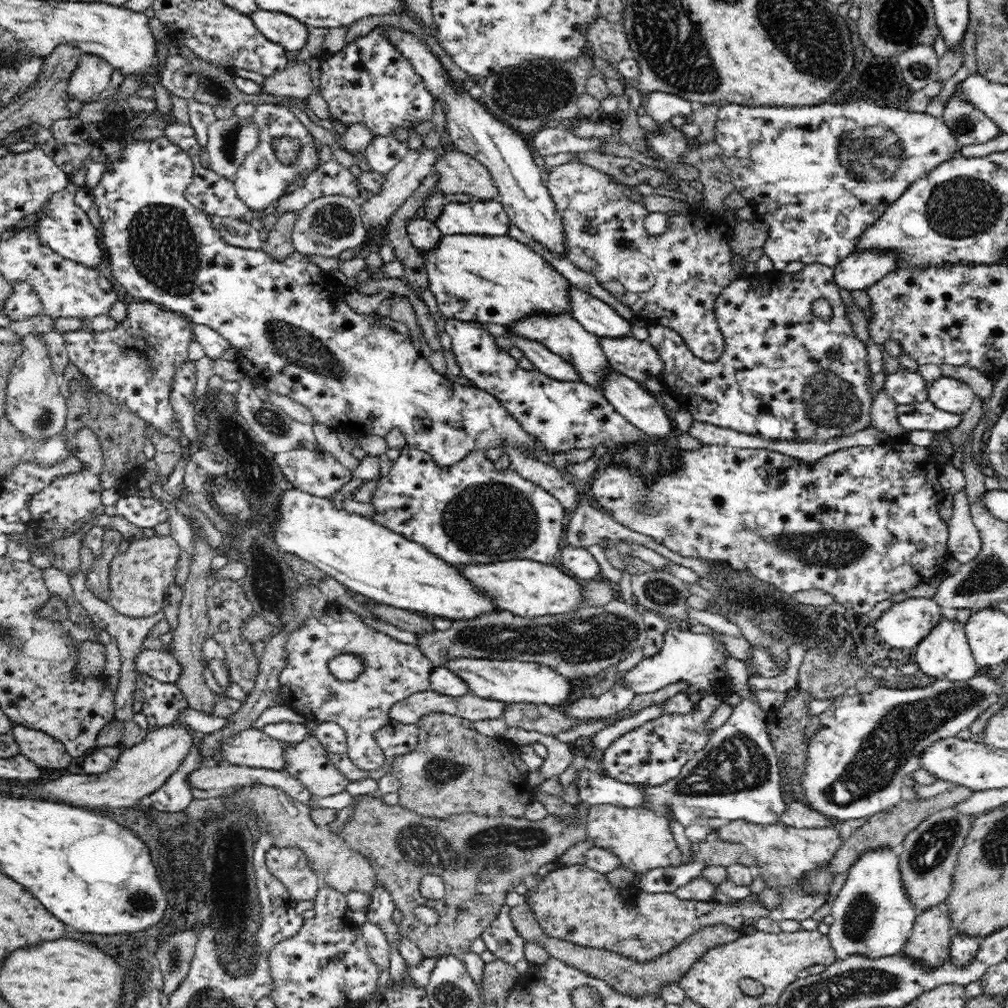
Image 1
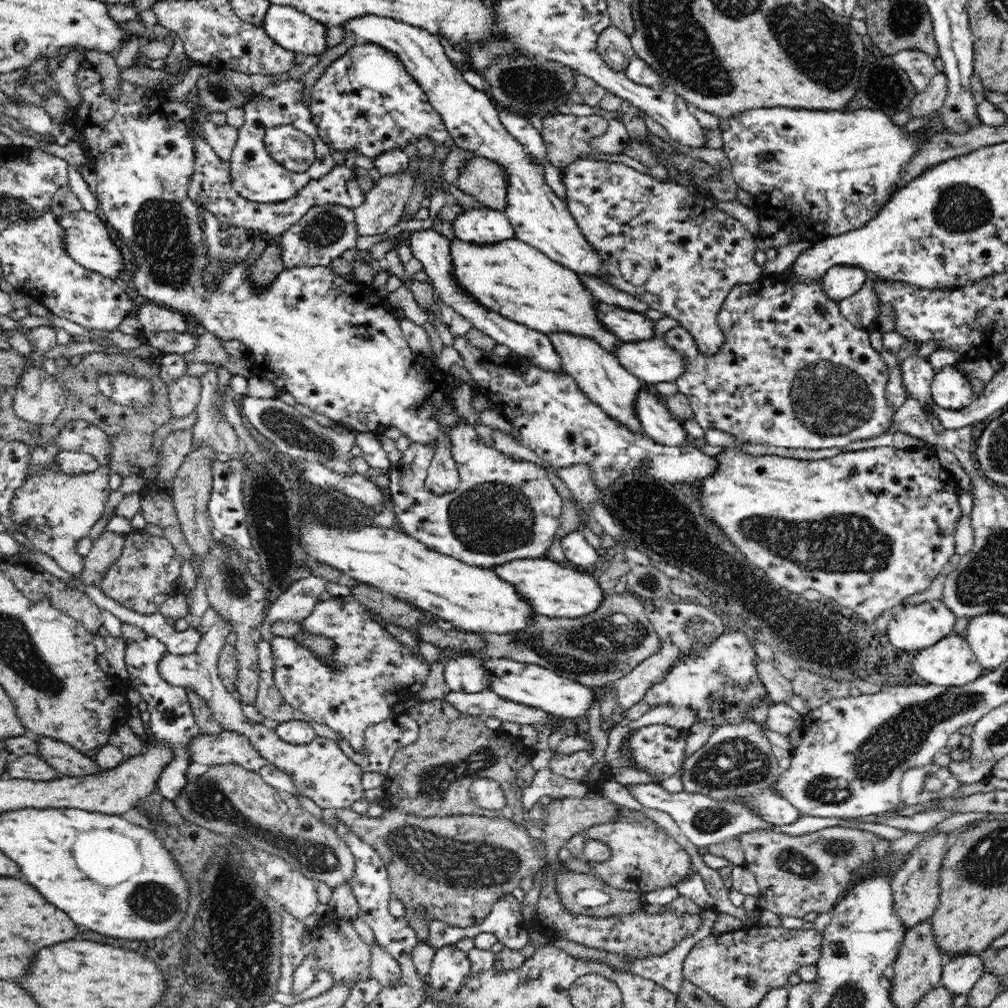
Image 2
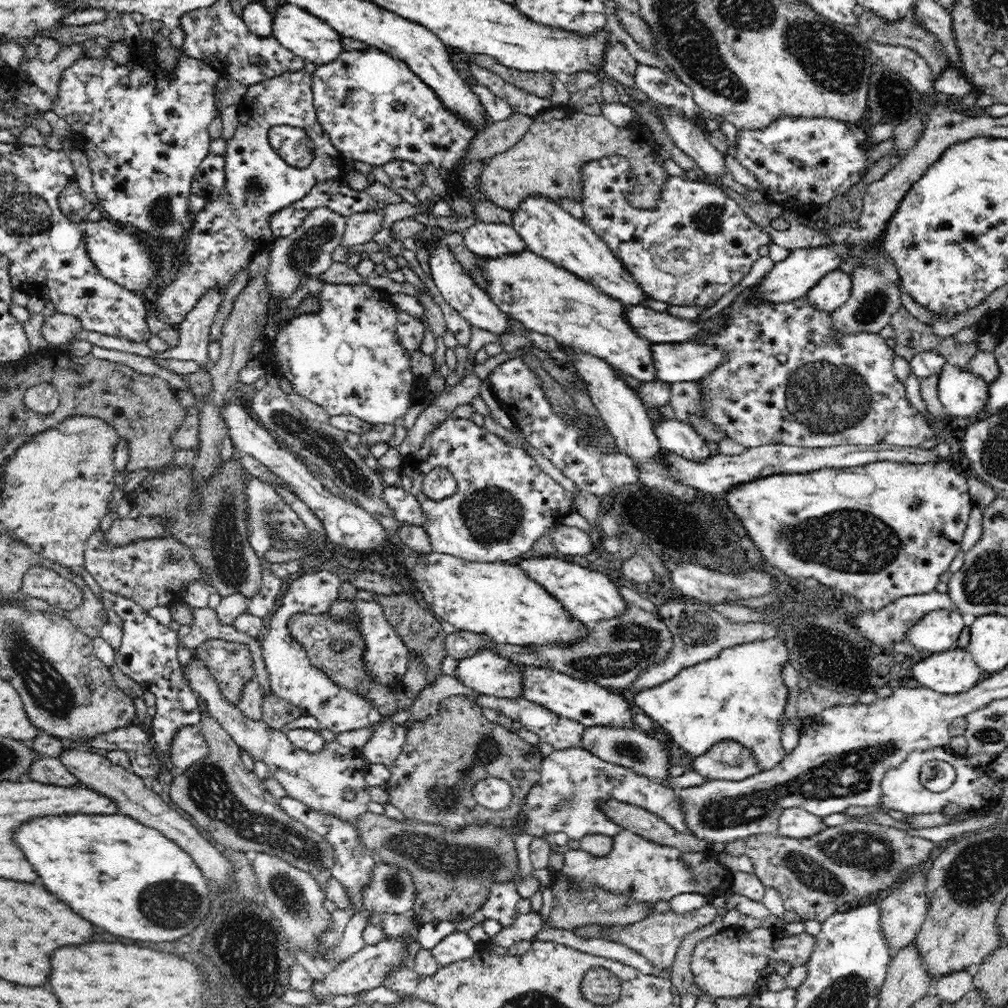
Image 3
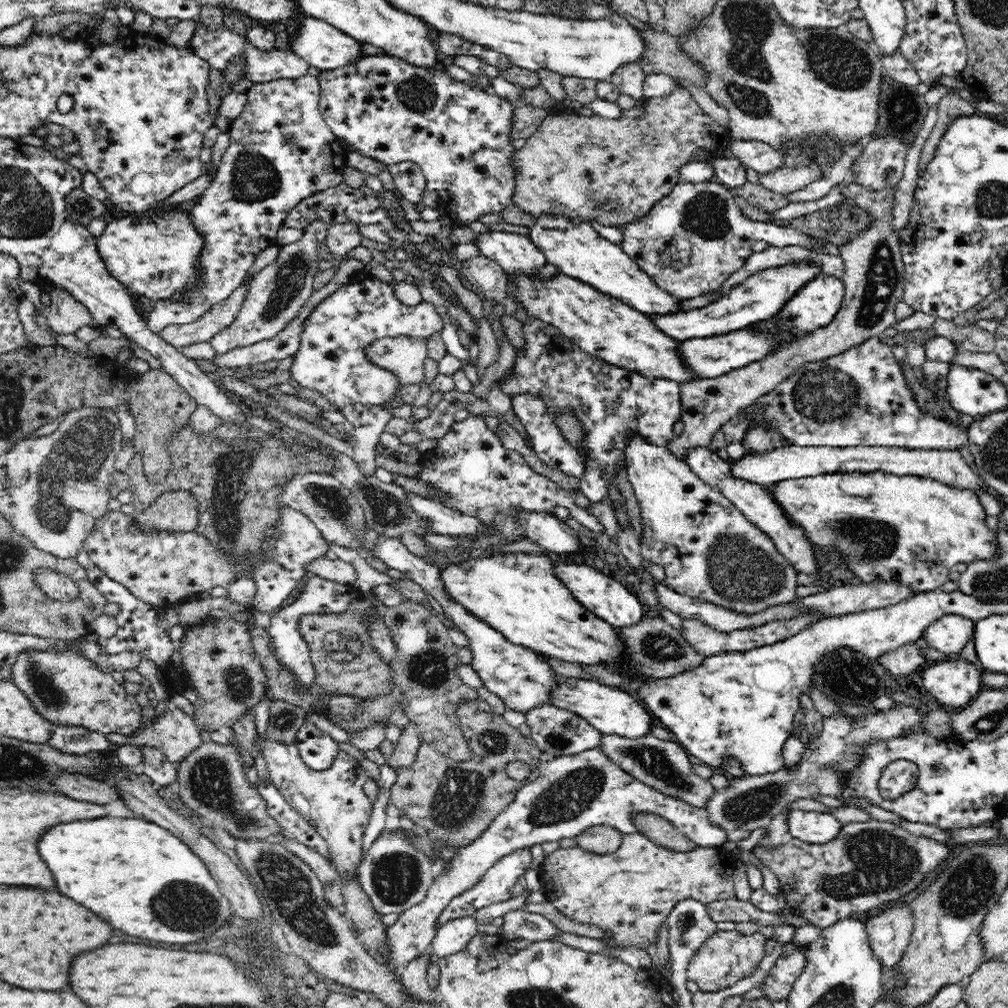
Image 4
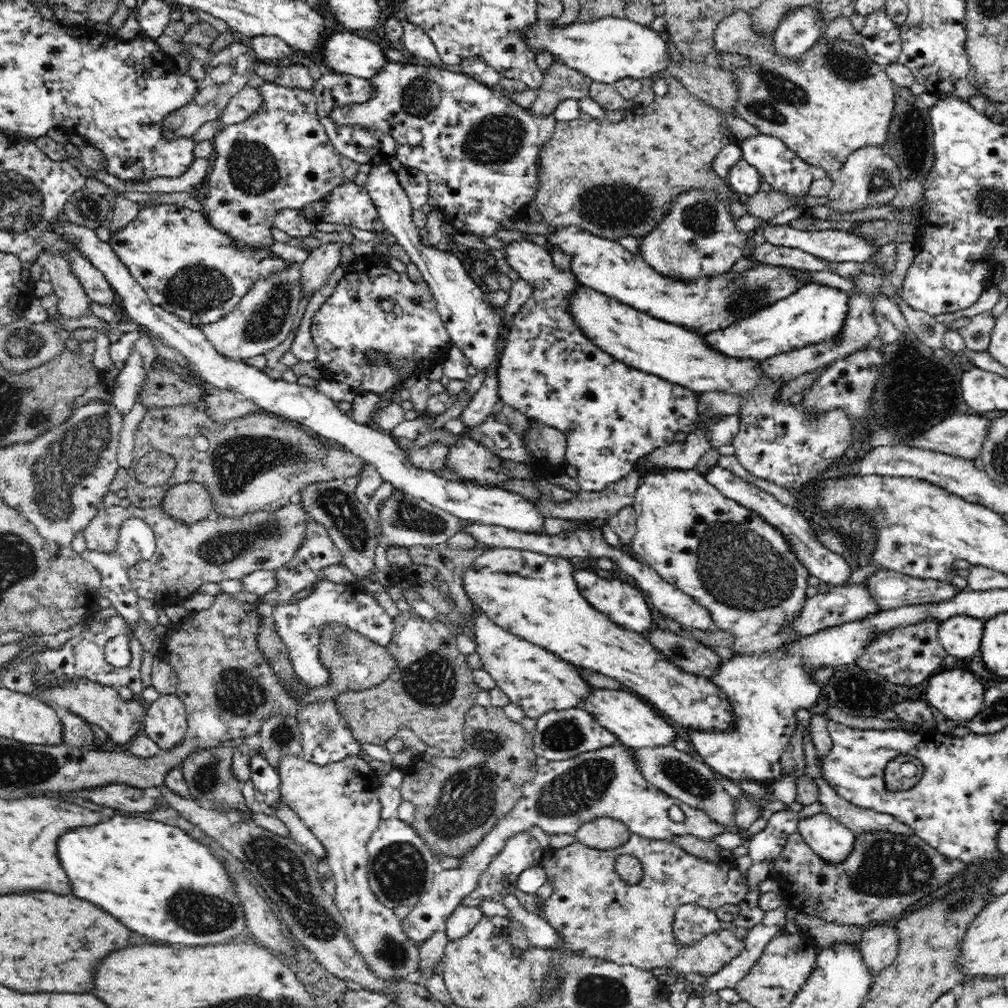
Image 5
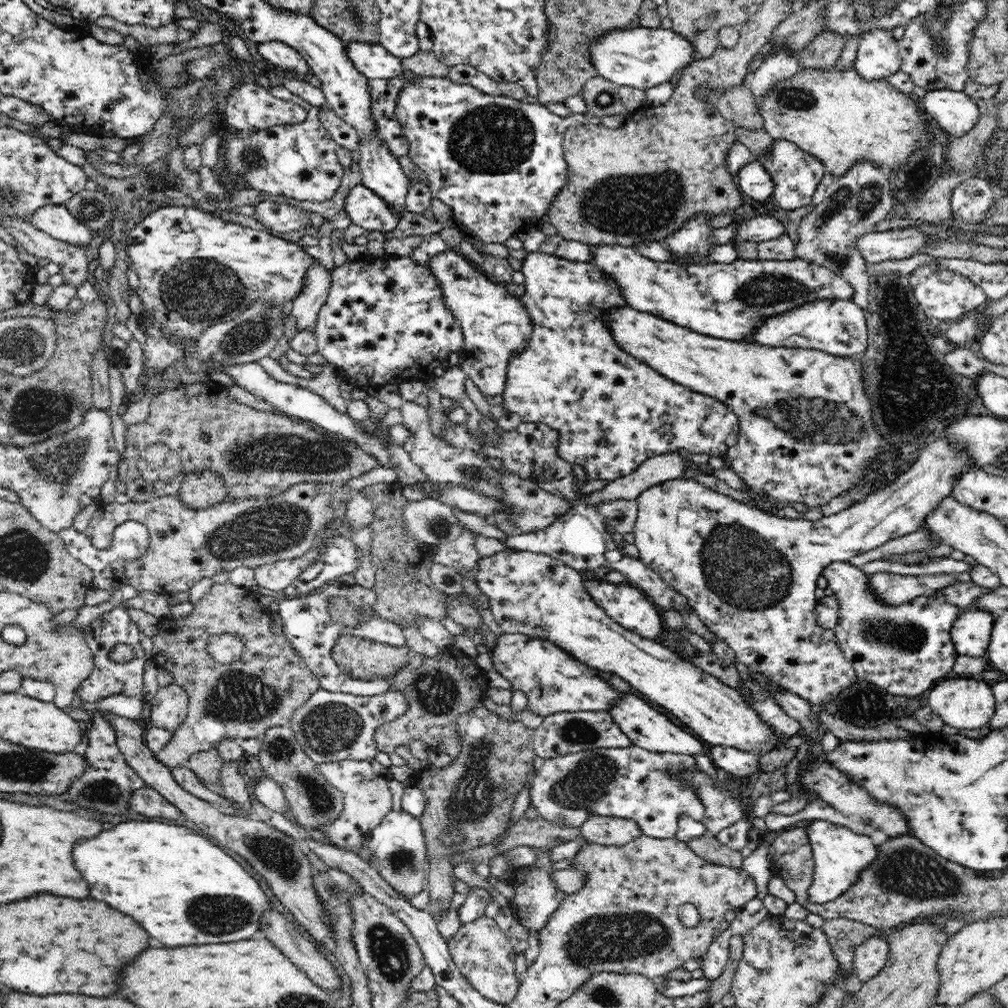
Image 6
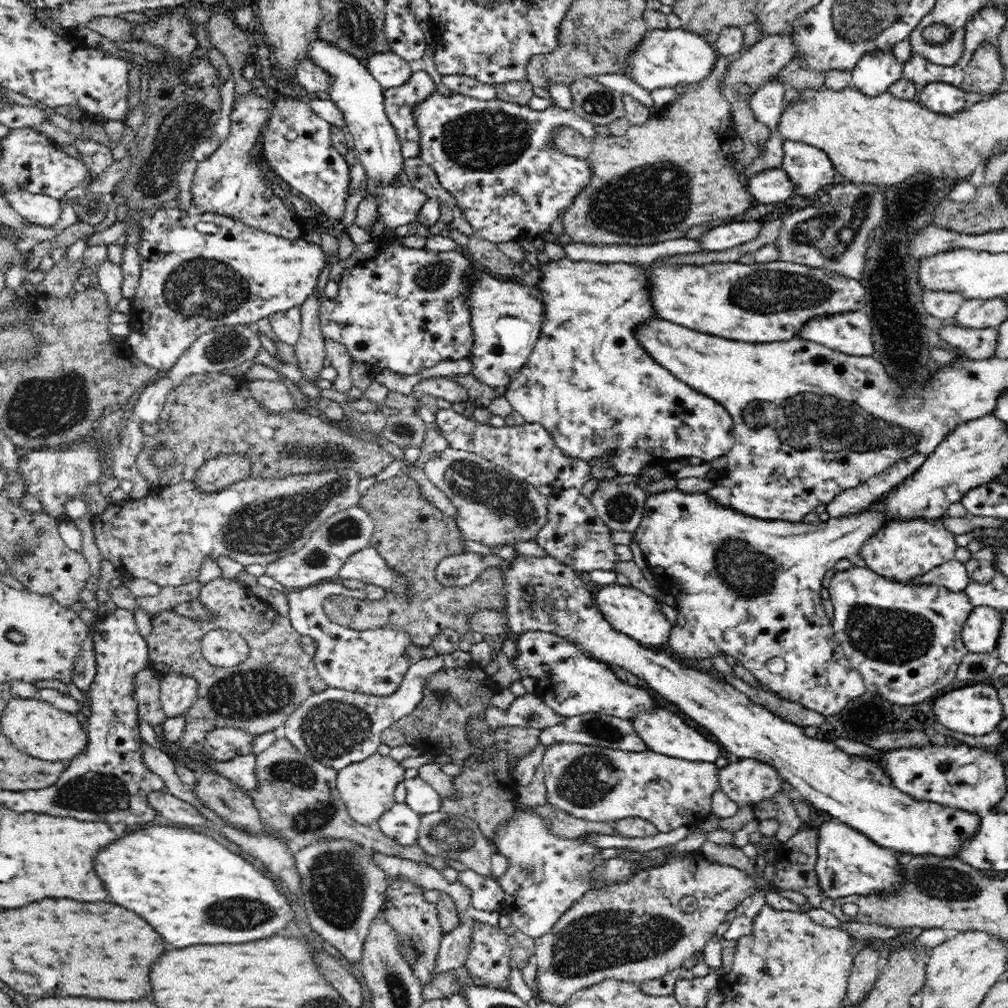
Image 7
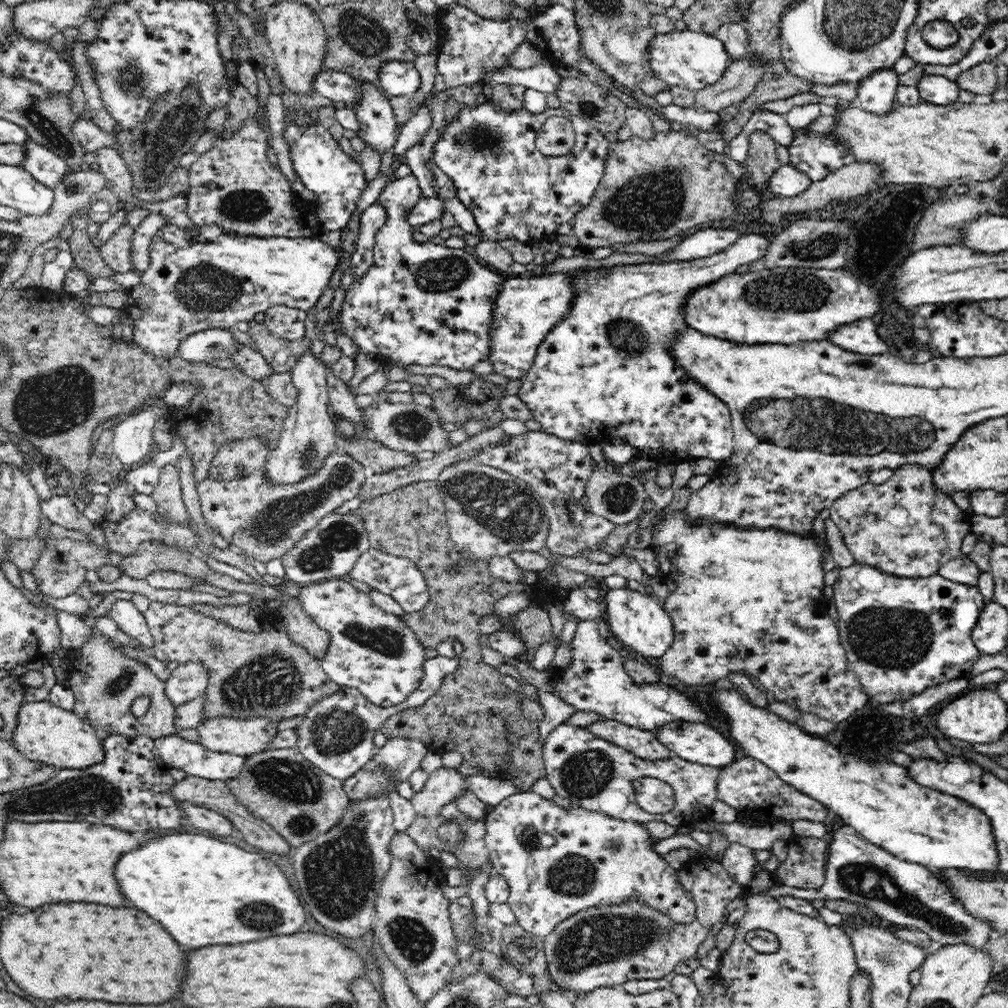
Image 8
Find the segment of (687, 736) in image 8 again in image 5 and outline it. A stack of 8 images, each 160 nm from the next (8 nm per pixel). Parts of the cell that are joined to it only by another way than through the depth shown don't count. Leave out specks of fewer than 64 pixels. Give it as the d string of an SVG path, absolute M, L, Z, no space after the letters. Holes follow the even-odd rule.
M594 689L589 692L588 699L578 706L587 709L604 728L617 736L618 744L626 747L644 748L655 746L674 746L674 740L683 738L679 730L673 728L663 714L659 713L648 702L626 689Z

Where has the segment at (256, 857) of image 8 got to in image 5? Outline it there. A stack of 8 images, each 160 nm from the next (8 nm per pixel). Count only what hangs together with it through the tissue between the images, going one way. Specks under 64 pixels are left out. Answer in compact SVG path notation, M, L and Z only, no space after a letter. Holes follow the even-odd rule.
M115 815L96 826L74 828L74 832L66 832L66 836L62 836L58 842L58 858L62 860L62 868L66 868L66 874L74 884L72 892L78 898L110 912L140 936L168 944L197 947L218 944L226 938L238 936L246 926L245 909L238 902L240 897L237 896L232 876L210 854L208 847L202 846L202 843L196 844L177 826L139 816Z

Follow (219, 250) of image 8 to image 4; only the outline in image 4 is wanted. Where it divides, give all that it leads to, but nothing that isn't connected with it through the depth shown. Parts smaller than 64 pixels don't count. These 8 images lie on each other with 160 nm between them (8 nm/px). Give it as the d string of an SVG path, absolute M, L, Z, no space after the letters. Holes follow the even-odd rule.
M166 212L166 214L158 214L158 216L154 216L154 218L120 218L116 219L116 222L109 222L101 236L97 237L97 249L99 255L102 257L102 261L105 262L106 268L109 270L109 273L114 276L116 280L119 280L131 294L141 294L141 296L145 296L146 298L152 299L154 302L160 299L169 299L170 297L175 297L178 293L189 289L194 283L201 282L201 274L197 276L197 270L194 266L197 265L198 257L200 254L200 250L202 250L204 244L204 239L202 235L194 228L193 218L190 216L186 216L184 212Z

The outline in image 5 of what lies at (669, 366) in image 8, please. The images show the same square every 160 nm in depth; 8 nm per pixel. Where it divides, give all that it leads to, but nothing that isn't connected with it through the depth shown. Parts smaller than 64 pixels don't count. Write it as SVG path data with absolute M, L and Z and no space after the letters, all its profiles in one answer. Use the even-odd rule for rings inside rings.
M512 241L511 243L506 243L503 248L506 262L518 272L519 278L523 278L532 284L532 286L535 287L535 291L531 293L531 298L522 304L519 312L514 316L514 319L510 324L505 346L500 352L500 368L497 368L499 400L508 404L508 406L512 406L512 408L519 410L522 414L526 415L530 421L538 421L557 428L559 431L562 431L562 434L566 435L567 446L565 460L568 465L576 467L576 480L582 490L585 490L586 492L598 492L598 490L602 490L609 484L620 480L637 465L637 462L642 457L646 457L657 448L669 447L670 445L675 444L674 434L680 430L690 435L692 432L696 431L698 427L706 427L706 438L710 439L710 446L720 448L721 446L728 446L731 444L735 439L735 436L739 433L739 424L741 422L738 416L734 416L733 413L727 413L726 416L705 417L705 409L701 408L701 399L696 392L680 386L679 384L671 383L669 380L664 380L662 377L654 374L631 368L629 365L610 356L608 352L602 350L581 331L580 325L576 323L576 320L573 320L574 316L570 313L569 300L570 298L573 298L573 292L576 291L578 287L582 286L572 269L560 270L556 268L553 263L553 258L551 257L552 253L547 251L544 246L534 244L530 241Z

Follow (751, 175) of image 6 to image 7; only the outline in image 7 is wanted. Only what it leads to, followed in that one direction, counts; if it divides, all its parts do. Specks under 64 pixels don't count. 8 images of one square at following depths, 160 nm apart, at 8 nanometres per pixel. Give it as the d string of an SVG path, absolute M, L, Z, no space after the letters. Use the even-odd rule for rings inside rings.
M781 168L764 170L759 174L754 174L750 179L744 179L747 191L752 198L762 204L774 204L788 200L795 195L790 177Z

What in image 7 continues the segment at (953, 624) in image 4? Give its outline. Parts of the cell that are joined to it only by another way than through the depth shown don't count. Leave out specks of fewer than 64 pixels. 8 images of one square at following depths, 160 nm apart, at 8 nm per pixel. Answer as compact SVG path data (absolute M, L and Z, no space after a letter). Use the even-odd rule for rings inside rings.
M975 606L961 632L968 653L988 654L996 651L1002 623L1002 613L998 609Z

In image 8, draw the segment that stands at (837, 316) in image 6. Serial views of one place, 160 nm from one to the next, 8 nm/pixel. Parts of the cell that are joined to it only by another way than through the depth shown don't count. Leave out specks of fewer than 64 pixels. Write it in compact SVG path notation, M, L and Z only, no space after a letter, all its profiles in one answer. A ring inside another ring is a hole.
M858 320L846 328L838 328L838 332L834 332L834 336L830 336L829 341L848 352L882 354L888 350L882 340L876 334L876 326L872 320Z

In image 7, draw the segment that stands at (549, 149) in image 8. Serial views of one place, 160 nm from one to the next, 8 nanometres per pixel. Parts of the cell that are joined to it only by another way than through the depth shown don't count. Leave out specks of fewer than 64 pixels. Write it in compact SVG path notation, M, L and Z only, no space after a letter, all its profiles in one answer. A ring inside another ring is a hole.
M718 55L718 62L714 66L714 72L710 76L706 76L706 79L701 83L691 84L686 86L686 94L677 96L676 100L669 106L661 109L659 117L651 118L641 125L630 125L626 134L623 136L608 135L602 137L596 135L593 139L586 139L579 130L573 129L570 126L558 126L552 130L552 139L550 143L560 149L560 151L566 153L568 156L575 158L581 157L582 160L586 160L589 157L590 165L593 166L594 176L592 180L588 182L588 186L582 189L578 194L576 200L574 200L572 206L562 214L564 232L570 236L574 243L584 244L604 244L604 245L630 245L630 246L646 246L656 244L665 240L674 240L675 238L684 237L687 230L690 230L692 226L702 225L705 223L721 223L723 221L729 221L730 218L738 214L744 213L745 209L749 207L749 202L752 199L751 194L747 191L746 183L743 175L739 174L734 166L733 151L729 146L729 142L737 134L734 128L733 120L731 119L732 105L722 95L720 84L724 81L725 75L728 73L728 66L730 62L734 61L737 56L726 58Z

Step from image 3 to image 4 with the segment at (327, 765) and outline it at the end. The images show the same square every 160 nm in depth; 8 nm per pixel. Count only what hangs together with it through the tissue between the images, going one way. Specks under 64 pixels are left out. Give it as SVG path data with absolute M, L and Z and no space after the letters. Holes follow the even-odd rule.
M264 735L256 742L266 761L269 780L275 784L279 794L312 825L326 842L326 850L332 852L332 862L340 876L350 874L364 858L363 836L373 810L373 804L363 791L367 776L358 759L350 753L340 751L330 768L323 771L311 769L301 757L295 743L286 744Z

